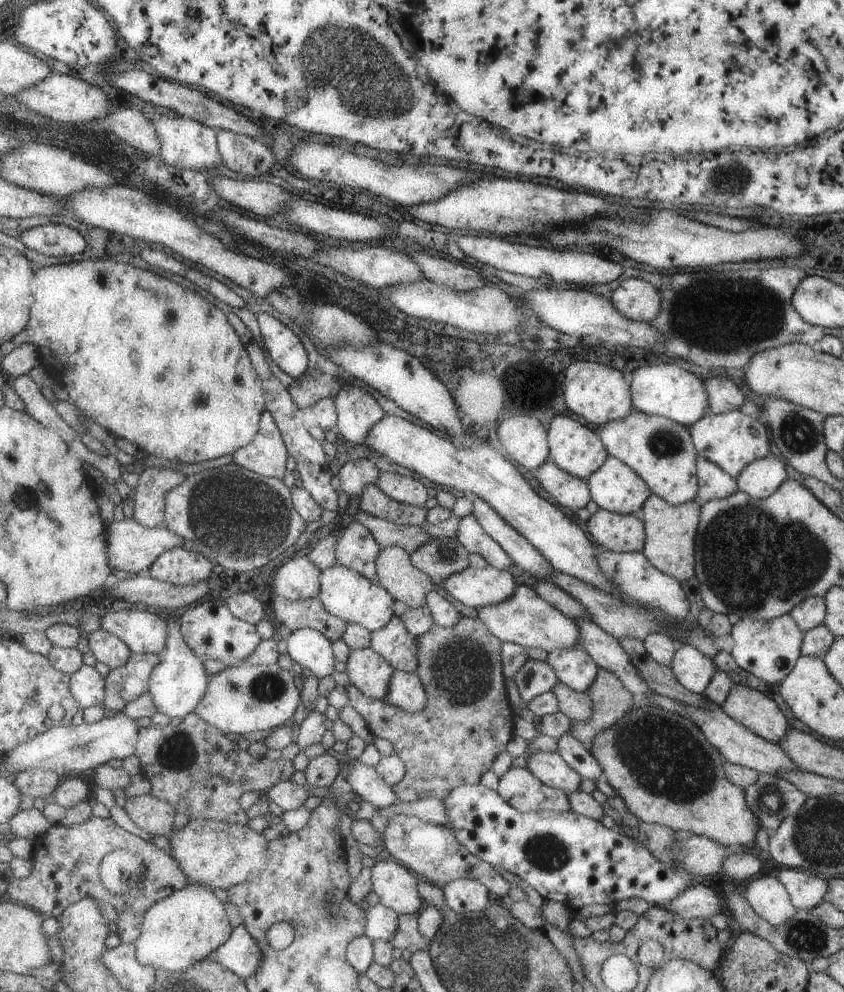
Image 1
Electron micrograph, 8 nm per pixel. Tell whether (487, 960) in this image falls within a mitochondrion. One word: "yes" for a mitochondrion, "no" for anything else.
yes

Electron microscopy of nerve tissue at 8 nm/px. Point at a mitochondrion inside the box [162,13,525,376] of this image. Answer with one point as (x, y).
(356, 69)

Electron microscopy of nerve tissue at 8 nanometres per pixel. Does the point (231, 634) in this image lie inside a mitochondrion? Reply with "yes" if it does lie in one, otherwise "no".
no

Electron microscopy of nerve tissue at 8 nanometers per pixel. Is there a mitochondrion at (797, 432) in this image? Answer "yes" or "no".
yes

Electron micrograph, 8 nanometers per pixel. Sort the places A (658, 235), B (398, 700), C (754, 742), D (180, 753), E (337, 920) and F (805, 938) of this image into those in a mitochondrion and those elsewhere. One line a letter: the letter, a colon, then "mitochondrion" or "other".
A: other
B: other
C: other
D: mitochondrion
E: mitochondrion
F: mitochondrion

